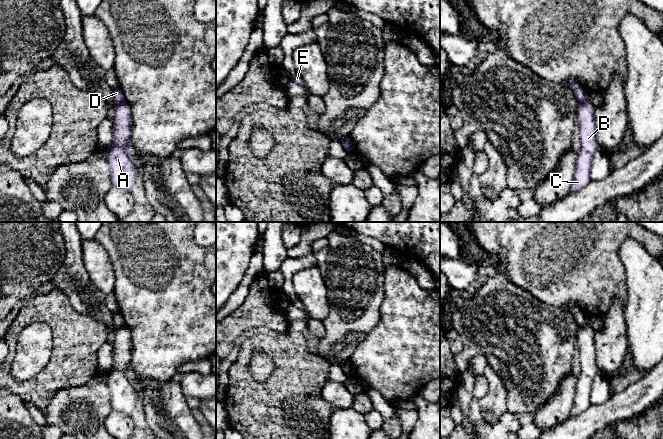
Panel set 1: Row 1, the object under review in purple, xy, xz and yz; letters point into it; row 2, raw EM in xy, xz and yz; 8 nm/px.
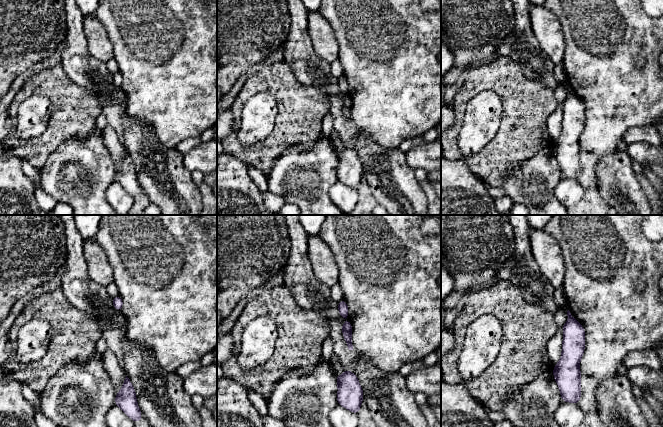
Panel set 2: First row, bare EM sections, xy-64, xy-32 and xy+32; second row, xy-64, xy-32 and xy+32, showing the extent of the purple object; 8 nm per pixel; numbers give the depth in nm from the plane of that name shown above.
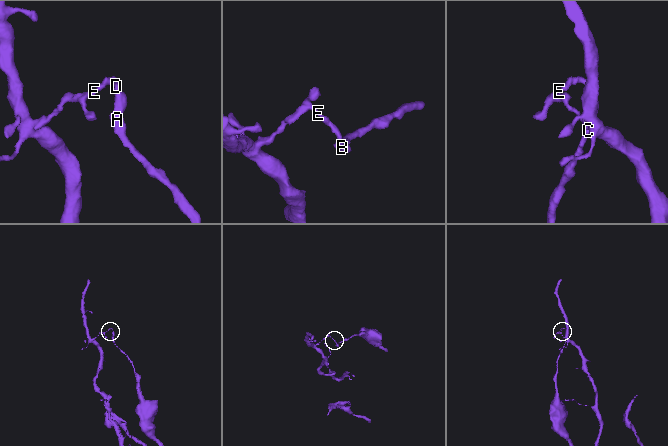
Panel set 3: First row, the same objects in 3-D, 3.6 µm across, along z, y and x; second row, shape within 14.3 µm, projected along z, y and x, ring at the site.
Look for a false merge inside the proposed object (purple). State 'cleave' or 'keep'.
cleave

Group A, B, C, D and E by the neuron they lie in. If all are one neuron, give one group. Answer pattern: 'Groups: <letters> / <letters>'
Groups: A B C / D E

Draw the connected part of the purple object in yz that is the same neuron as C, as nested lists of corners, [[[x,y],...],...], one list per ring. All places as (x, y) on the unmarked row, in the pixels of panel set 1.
[[[588,325],[580,327],[577,332],[576,343],[579,348],[581,372],[576,385],[574,404],[571,410],[572,417],[580,415],[591,405],[591,388],[599,371],[596,364],[595,333],[596,331]]]

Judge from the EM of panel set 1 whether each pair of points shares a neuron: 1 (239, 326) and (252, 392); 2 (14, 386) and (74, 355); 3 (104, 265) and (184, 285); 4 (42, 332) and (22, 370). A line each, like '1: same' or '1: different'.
1: different
2: same
3: different
4: same

